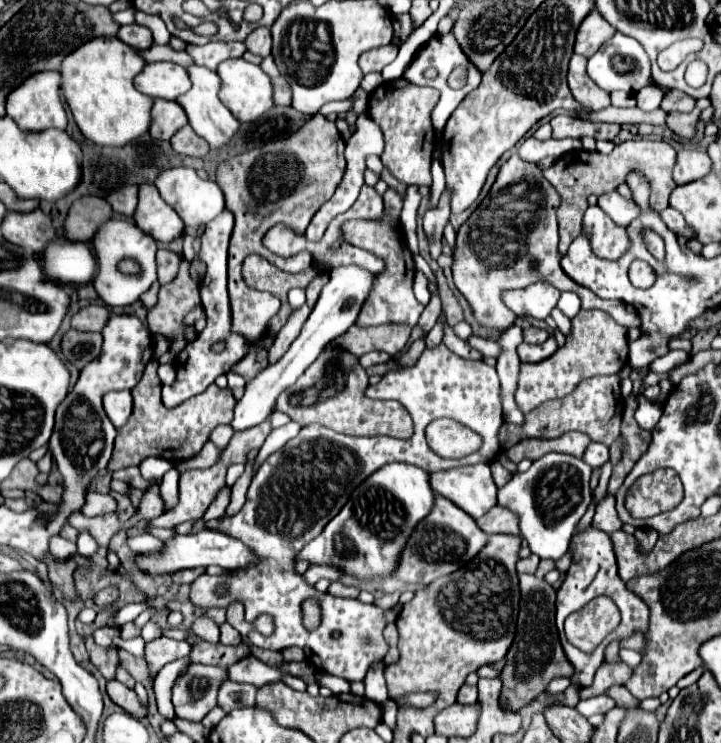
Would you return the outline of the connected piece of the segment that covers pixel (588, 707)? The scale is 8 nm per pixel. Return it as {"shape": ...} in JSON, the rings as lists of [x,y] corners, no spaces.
{"shape":[[[598,695],[598,697],[580,699],[580,703],[576,705],[576,709],[578,709],[582,715],[590,717],[590,715],[596,715],[596,713],[606,713],[606,711],[610,711],[614,705],[616,705],[616,703],[614,703],[610,697]]]}

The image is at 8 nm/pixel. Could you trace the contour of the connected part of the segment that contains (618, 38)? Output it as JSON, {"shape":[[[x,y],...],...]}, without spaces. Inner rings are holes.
{"shape":[[[616,33],[612,39],[608,39],[598,51],[596,55],[592,55],[588,59],[588,75],[590,79],[604,91],[626,91],[626,93],[636,93],[642,87],[652,83],[652,75],[650,75],[650,59],[646,55],[646,51],[642,49],[642,45],[632,39],[626,37],[622,33]]]}

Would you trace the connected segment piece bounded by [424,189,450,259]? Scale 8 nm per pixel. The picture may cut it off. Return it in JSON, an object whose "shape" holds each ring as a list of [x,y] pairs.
{"shape":[[[444,189],[444,193],[440,195],[438,209],[430,209],[424,215],[424,231],[430,239],[430,255],[434,259],[442,255],[442,231],[444,225],[448,223],[448,217],[450,217],[450,191]]]}

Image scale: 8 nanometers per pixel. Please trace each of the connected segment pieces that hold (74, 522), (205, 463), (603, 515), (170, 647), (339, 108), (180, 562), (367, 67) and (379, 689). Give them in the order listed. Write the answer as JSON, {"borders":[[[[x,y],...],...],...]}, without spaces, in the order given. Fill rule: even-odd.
{"borders":[[[[78,511],[70,515],[68,522],[78,531],[88,531],[98,541],[98,545],[104,545],[104,547],[108,547],[110,537],[122,529],[122,523],[118,521],[116,513],[84,517],[82,511]]],[[[208,441],[200,453],[193,458],[175,463],[174,468],[177,469],[180,474],[182,474],[186,470],[211,467],[214,465],[214,463],[216,463],[216,461],[218,461],[222,451],[223,450],[216,447],[214,443]]],[[[606,493],[604,499],[598,503],[596,507],[596,515],[594,515],[594,521],[592,521],[598,529],[606,531],[606,533],[614,533],[618,529],[622,529],[622,521],[618,519],[616,515],[616,509],[614,509],[614,495]]],[[[158,637],[144,647],[144,659],[150,669],[150,681],[156,679],[156,673],[170,661],[186,657],[190,653],[188,641],[174,641],[168,637]]],[[[354,95],[350,97],[350,99],[346,99],[344,101],[333,101],[327,103],[320,109],[318,113],[324,116],[328,116],[329,114],[333,114],[333,113],[334,114],[346,113],[351,109],[353,99],[354,99]]],[[[202,531],[196,535],[172,535],[170,539],[164,541],[164,547],[156,553],[140,553],[136,555],[136,565],[140,571],[158,577],[158,575],[170,575],[180,569],[192,569],[192,567],[208,567],[208,565],[218,565],[224,569],[240,569],[250,563],[254,563],[256,557],[252,551],[242,545],[238,539],[232,539],[224,533],[218,531]]],[[[386,45],[386,47],[378,47],[378,49],[370,49],[362,55],[360,59],[360,67],[364,73],[372,73],[372,71],[382,71],[388,63],[392,63],[398,55],[398,47],[394,45]]],[[[384,661],[372,663],[370,671],[366,673],[364,685],[366,685],[366,697],[374,703],[382,703],[388,699],[388,691],[386,691],[386,681],[384,681]]]]}

